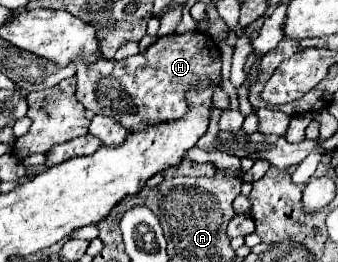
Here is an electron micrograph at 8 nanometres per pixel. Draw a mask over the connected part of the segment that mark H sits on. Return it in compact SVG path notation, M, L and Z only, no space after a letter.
M191 31L191 33L183 33L183 35L173 33L173 35L159 37L159 41L155 41L147 51L127 57L123 61L101 57L93 65L85 65L83 61L75 61L75 65L77 65L77 75L75 75L77 77L77 99L81 101L81 105L85 109L93 111L95 115L101 113L101 115L113 117L117 123L121 123L131 133L145 131L147 127L181 119L181 115L185 115L189 111L187 93L191 89L205 91L205 87L213 87L213 107L219 107L219 109L229 107L229 97L219 87L221 85L219 47L215 45L215 41L209 35L205 35L201 31Z

